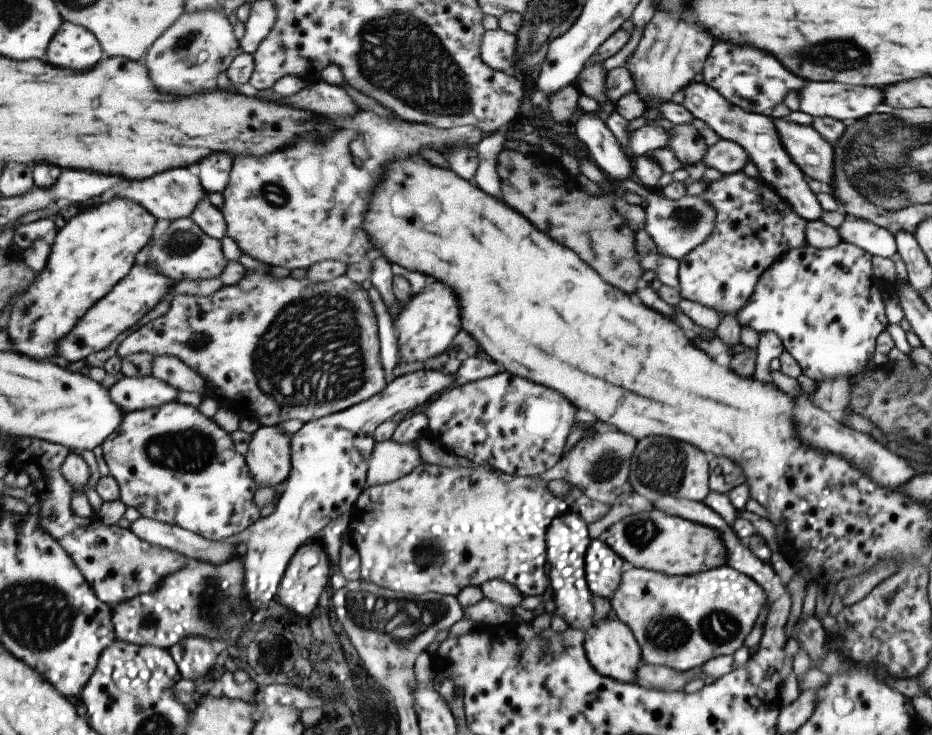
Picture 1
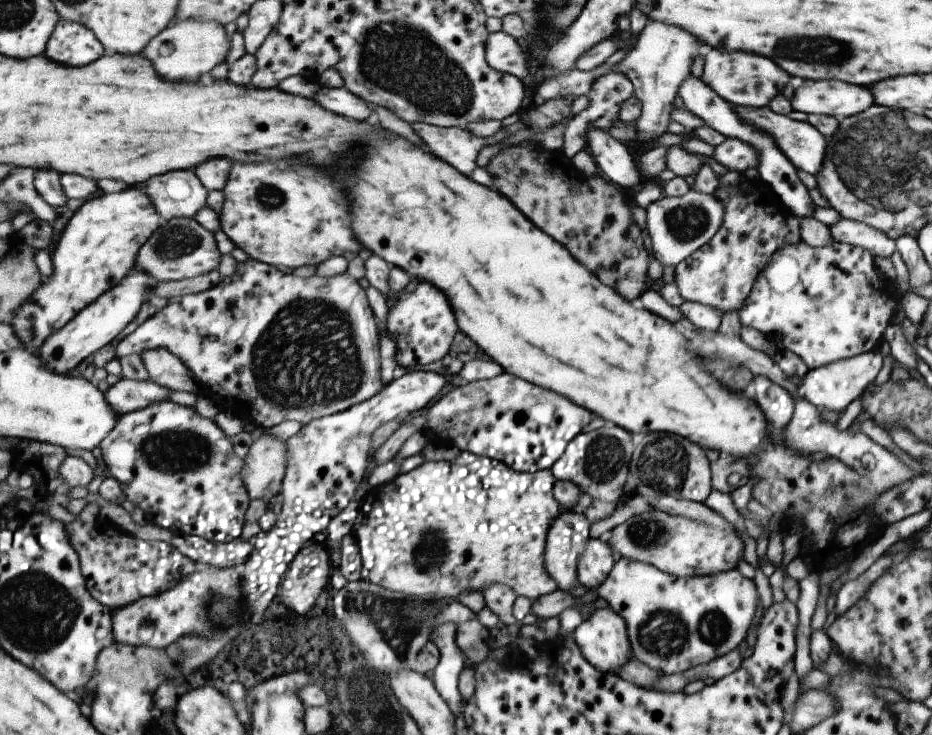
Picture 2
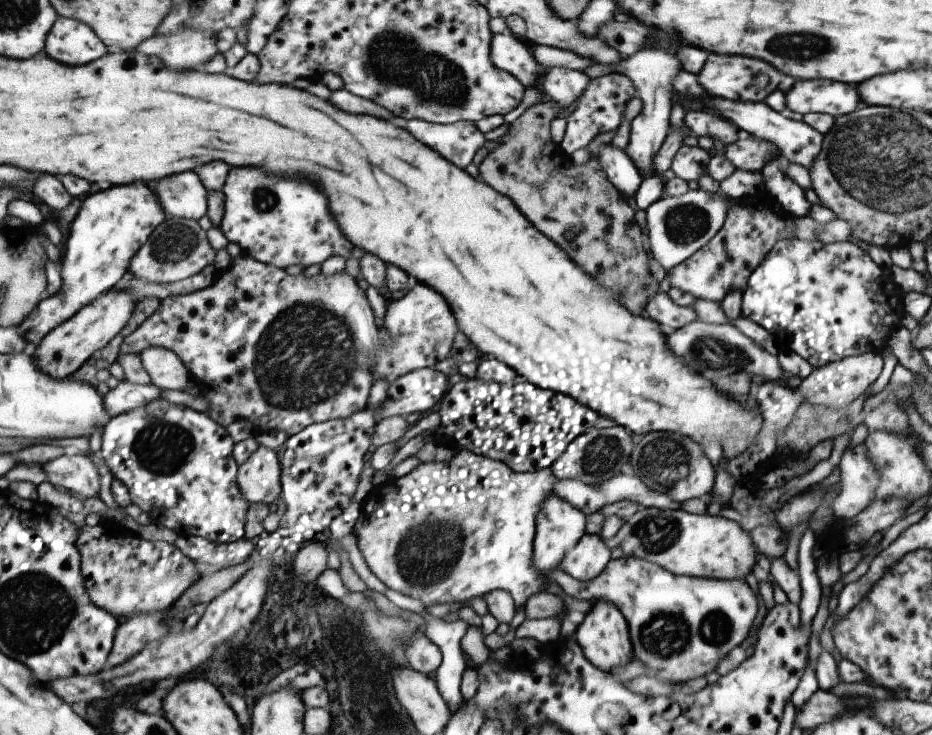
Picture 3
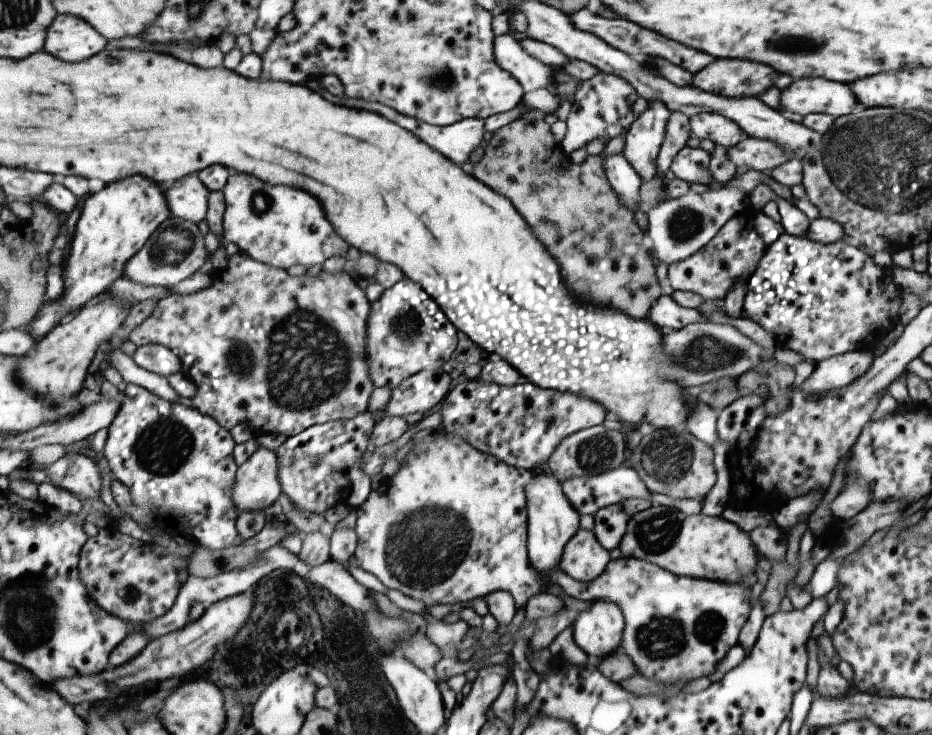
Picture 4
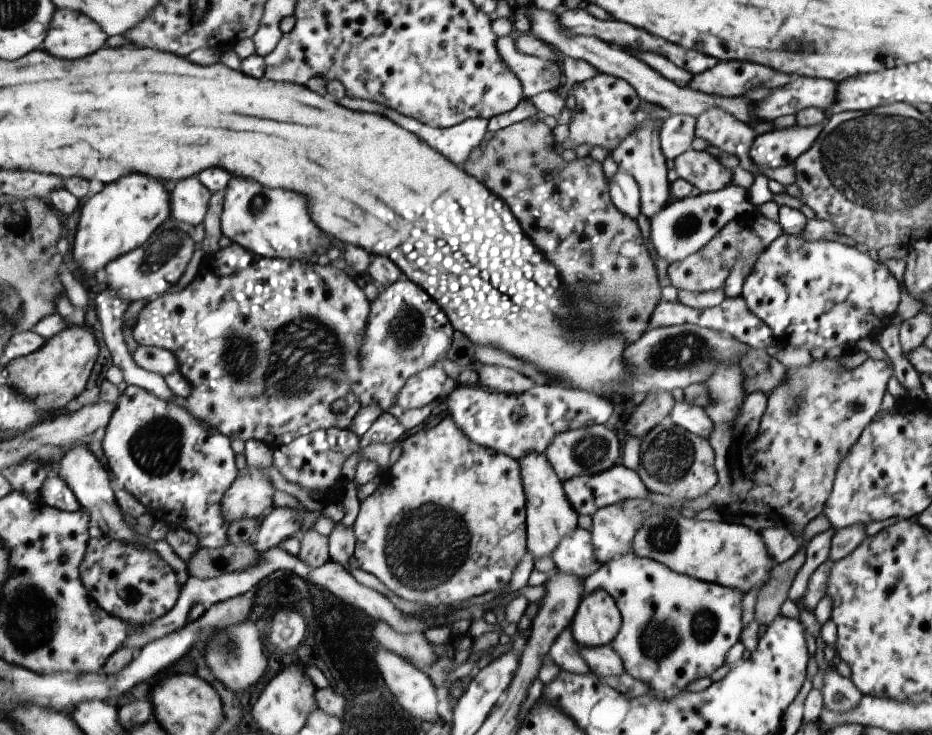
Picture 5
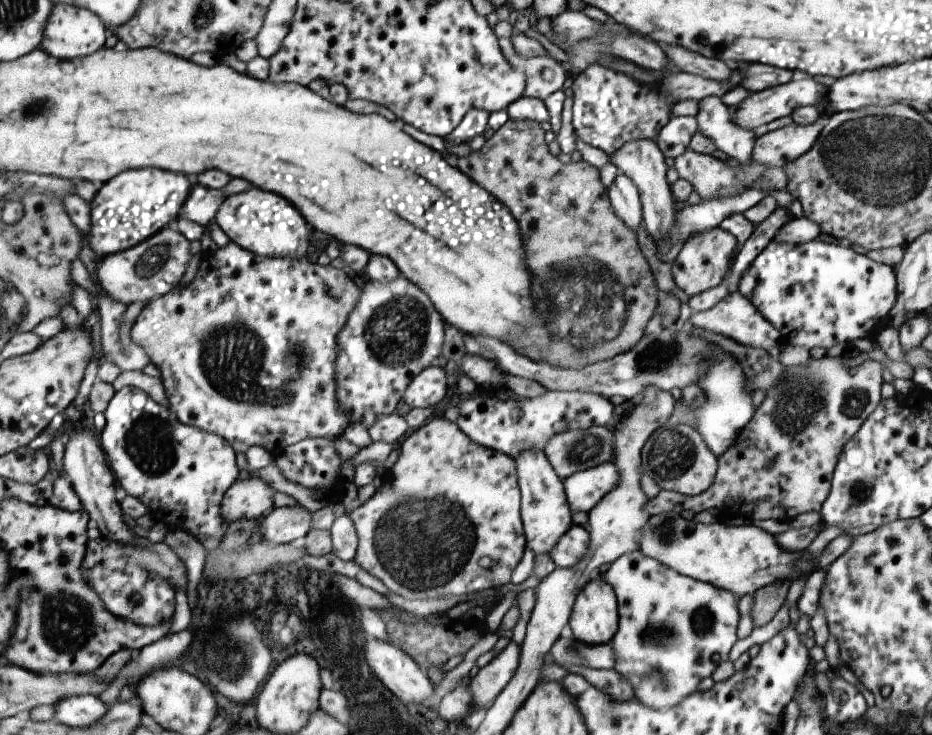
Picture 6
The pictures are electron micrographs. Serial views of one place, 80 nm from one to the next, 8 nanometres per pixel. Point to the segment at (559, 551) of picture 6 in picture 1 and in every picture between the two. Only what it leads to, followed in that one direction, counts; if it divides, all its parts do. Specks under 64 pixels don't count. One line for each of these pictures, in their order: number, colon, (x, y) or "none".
1: (604, 567)
2: (596, 565)
3: (588, 558)
4: (584, 558)
5: (575, 556)

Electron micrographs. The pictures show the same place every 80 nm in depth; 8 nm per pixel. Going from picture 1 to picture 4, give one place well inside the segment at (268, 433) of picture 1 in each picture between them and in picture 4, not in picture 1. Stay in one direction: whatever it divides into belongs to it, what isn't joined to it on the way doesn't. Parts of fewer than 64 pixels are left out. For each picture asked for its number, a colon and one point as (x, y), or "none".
2: (266, 464)
3: (260, 477)
4: (258, 485)

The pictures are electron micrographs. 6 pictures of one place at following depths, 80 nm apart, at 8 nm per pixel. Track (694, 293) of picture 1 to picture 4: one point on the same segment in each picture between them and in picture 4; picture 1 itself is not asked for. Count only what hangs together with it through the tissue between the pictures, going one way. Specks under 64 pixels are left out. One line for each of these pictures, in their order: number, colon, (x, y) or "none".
2: (720, 274)
3: (723, 264)
4: (732, 254)

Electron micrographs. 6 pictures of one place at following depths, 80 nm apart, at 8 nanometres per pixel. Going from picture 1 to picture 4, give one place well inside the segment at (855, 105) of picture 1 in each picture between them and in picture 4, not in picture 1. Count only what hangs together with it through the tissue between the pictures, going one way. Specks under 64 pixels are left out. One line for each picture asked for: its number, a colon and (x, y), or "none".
2: (831, 98)
3: (834, 98)
4: (803, 96)

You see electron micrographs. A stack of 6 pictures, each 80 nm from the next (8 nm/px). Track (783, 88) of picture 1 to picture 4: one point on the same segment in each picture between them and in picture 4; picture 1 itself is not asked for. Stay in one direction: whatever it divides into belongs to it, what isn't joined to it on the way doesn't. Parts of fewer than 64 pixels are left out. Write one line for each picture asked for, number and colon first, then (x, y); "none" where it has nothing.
2: (741, 78)
3: (731, 77)
4: (737, 78)

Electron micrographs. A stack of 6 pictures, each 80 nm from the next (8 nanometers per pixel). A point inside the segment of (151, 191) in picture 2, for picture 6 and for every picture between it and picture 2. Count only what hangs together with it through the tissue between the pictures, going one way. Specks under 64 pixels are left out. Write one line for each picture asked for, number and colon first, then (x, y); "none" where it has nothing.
3: (185, 195)
4: (189, 197)
5: (191, 198)
6: (203, 204)

